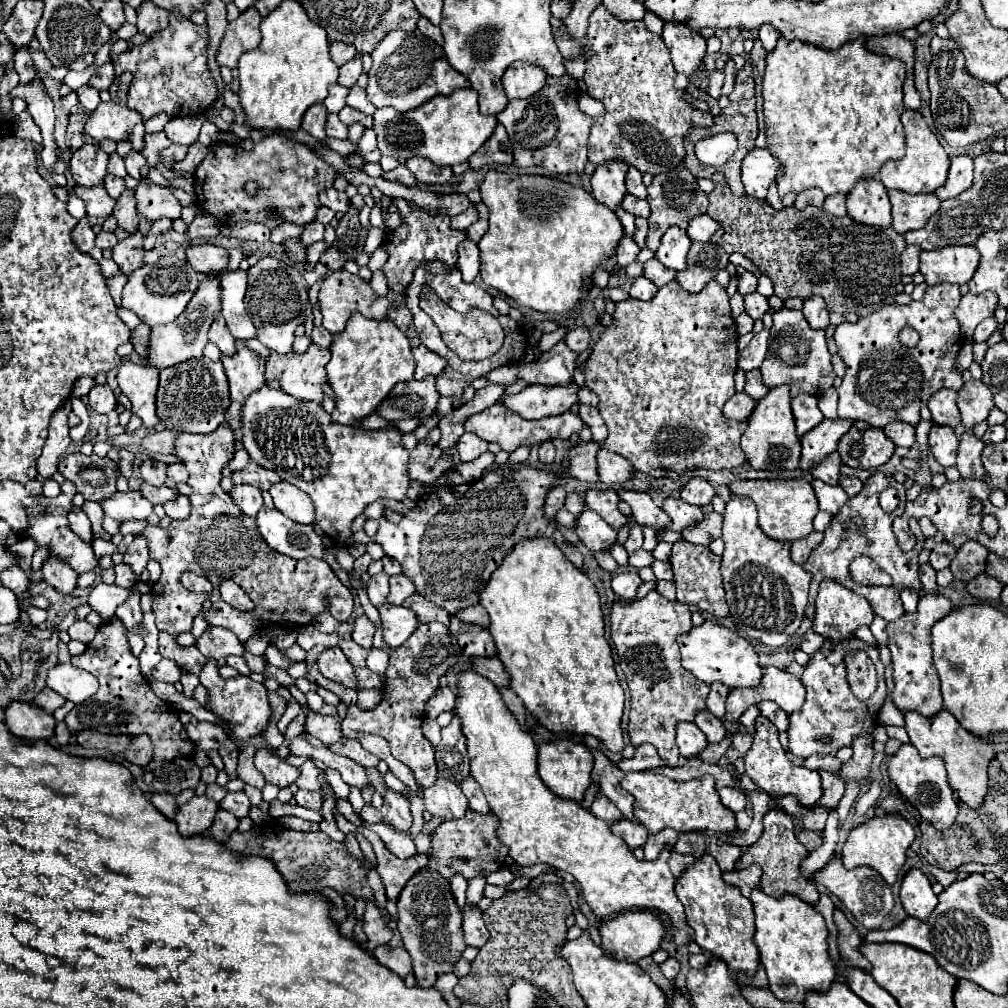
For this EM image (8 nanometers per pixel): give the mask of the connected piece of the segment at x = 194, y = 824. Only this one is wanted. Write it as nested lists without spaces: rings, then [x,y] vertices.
[[[206,795],[202,797],[192,797],[186,805],[182,805],[176,813],[176,825],[178,833],[182,837],[192,837],[192,835],[202,835],[214,821],[214,815],[218,811],[218,803],[208,799]]]

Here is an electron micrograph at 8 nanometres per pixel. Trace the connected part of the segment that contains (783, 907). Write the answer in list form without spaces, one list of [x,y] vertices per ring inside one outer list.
[[[754,889],[750,897],[756,913],[756,945],[766,969],[770,991],[780,1001],[804,1003],[810,991],[828,991],[836,979],[836,965],[828,953],[828,927],[824,917],[796,895],[780,899]]]

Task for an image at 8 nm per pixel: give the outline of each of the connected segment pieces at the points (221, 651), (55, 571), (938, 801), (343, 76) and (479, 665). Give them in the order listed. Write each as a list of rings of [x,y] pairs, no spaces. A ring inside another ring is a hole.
[[[208,627],[204,635],[198,639],[196,647],[206,659],[218,661],[226,659],[228,655],[244,657],[244,645],[238,641],[238,637],[232,631],[220,627]]]
[[[48,559],[42,567],[44,573],[44,581],[48,581],[48,585],[52,585],[58,593],[62,595],[70,595],[76,589],[76,571],[70,569],[70,565],[66,565],[60,559]]]
[[[906,743],[890,759],[888,773],[890,773],[890,779],[894,781],[896,789],[902,793],[902,797],[908,799],[918,809],[918,813],[924,821],[928,821],[930,825],[934,825],[940,831],[948,829],[954,823],[954,819],[958,815],[958,803],[954,799],[954,791],[948,785],[944,761],[940,757],[922,759],[916,753],[916,747],[912,743]]]
[[[360,53],[356,55],[356,59],[352,59],[352,61],[348,61],[348,63],[344,63],[342,67],[340,67],[340,77],[338,77],[338,83],[340,85],[344,85],[344,87],[354,87],[356,85],[356,81],[358,81],[358,77],[360,77],[360,73],[362,73],[362,63],[360,63]]]
[[[476,657],[472,659],[472,665],[476,667],[476,671],[484,677],[488,677],[494,685],[498,687],[510,687],[510,677],[504,669],[504,663],[496,657],[496,659],[486,659],[486,657]]]

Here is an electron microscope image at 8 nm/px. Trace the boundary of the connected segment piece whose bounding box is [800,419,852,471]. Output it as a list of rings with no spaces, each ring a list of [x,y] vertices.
[[[824,419],[820,425],[816,425],[816,429],[808,431],[802,437],[800,469],[810,471],[824,457],[828,457],[828,453],[836,451],[840,437],[850,429],[850,425],[852,425],[852,421],[844,421],[844,419],[836,419],[836,421]]]

